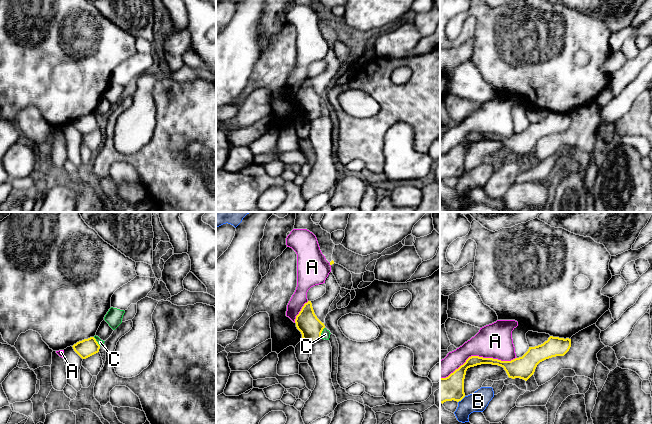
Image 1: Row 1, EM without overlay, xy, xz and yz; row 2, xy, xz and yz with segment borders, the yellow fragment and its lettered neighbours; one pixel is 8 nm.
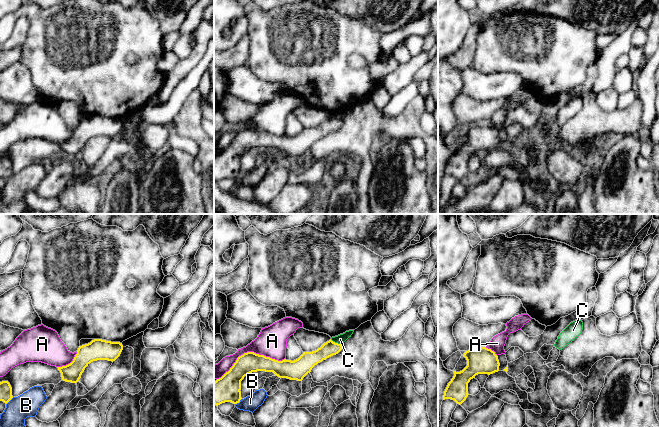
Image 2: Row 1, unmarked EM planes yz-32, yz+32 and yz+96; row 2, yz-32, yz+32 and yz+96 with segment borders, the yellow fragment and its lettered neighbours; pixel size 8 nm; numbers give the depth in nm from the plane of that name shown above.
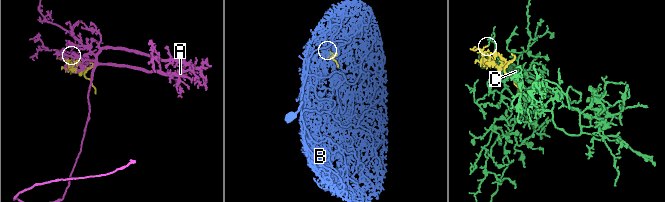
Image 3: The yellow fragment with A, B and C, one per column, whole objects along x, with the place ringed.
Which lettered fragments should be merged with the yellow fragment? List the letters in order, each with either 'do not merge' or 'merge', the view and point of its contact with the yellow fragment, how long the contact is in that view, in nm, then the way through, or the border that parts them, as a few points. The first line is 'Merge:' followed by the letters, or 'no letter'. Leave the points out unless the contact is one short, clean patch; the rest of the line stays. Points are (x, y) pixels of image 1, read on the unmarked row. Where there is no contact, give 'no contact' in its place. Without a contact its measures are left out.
Merge: no letter
A: do not merge; meets yellow in yz at (478, 132); contact 650 nm long
B: do not merge; meets yellow in yz at (461, 175); contact 80 nm long
C: do not merge; meets yellow in xz at (321, 108); contact 100 nm long; border along xz (324, 103), (319, 114)

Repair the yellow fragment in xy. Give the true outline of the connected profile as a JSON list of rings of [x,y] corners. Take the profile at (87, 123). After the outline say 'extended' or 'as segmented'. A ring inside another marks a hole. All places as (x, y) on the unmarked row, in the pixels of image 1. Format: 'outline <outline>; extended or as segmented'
outline [[[94,113],[77,118],[73,122],[74,127],[82,134],[86,135],[99,128],[100,121]]]; as segmented

